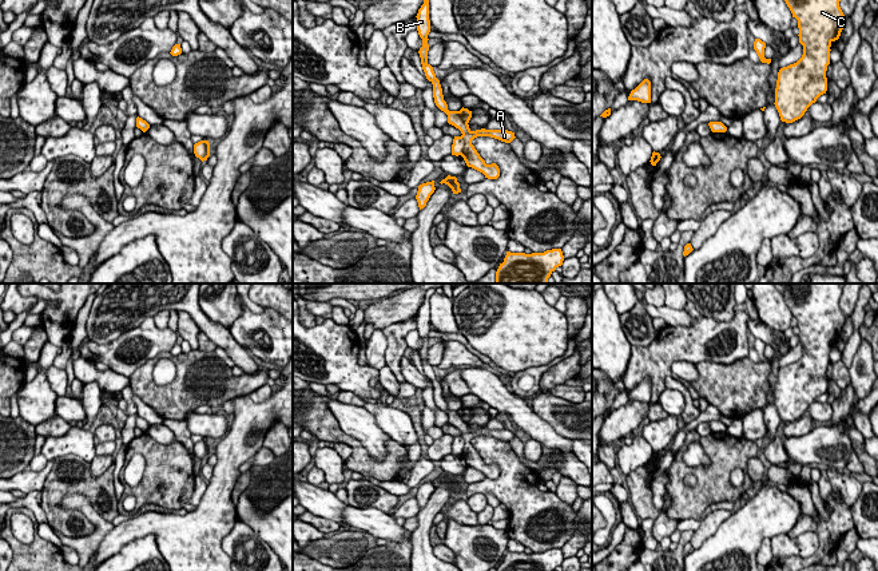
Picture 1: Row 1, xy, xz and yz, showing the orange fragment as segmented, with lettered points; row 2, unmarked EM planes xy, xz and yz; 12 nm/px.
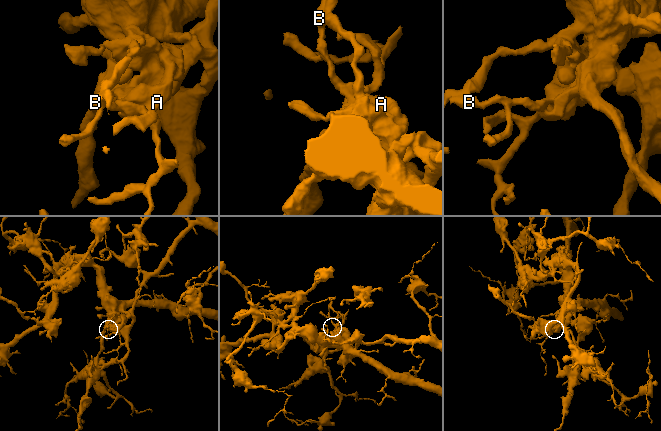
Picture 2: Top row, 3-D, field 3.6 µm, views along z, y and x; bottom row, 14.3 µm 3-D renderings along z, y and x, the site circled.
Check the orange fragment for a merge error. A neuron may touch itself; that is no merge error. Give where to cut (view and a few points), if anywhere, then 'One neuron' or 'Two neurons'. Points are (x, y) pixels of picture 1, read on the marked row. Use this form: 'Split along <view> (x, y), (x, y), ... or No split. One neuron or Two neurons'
Split along xz (461, 135), (464, 150), (460, 154). Two neurons

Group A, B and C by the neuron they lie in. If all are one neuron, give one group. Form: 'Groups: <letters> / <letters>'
Groups: A / B C

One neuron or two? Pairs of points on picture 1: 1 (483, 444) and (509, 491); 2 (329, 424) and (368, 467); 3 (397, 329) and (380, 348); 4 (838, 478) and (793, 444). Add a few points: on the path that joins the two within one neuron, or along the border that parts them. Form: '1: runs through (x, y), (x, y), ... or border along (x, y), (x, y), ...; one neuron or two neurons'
1: runs through (495, 453), (508, 467), (509, 479); one neuron
2: runs through (341, 436), (349, 440), (358, 449), (360, 455); one neuron
3: border along (381, 329), (386, 341), (386, 364); two neurons
4: border along (829, 467), (841, 471); two neurons

